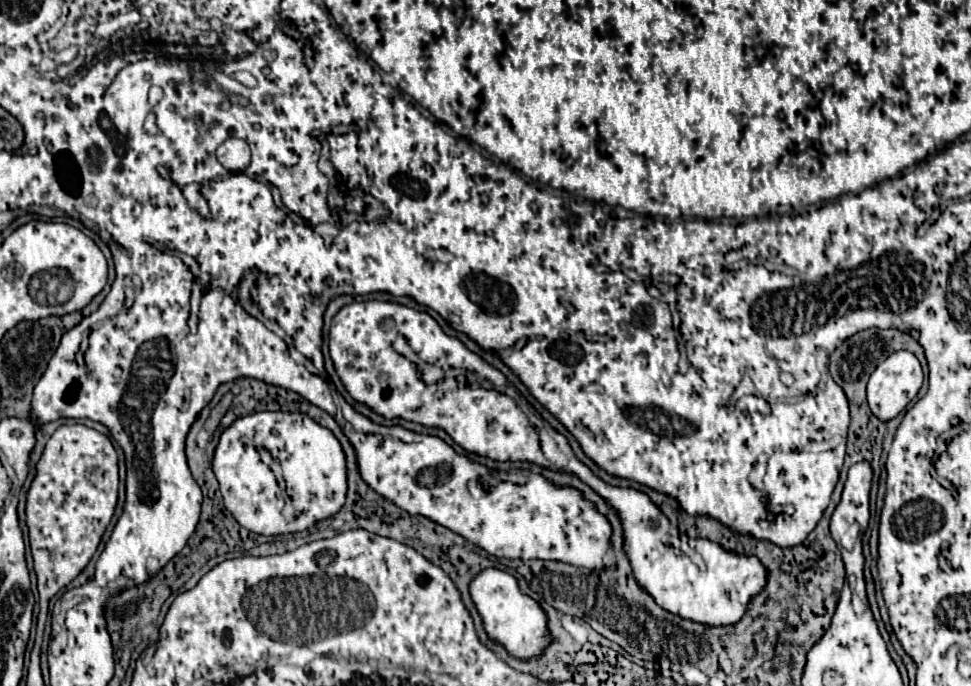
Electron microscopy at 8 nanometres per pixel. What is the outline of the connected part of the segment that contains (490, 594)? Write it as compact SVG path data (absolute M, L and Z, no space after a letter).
M496 567L482 569L470 581L470 597L482 617L482 625L488 637L494 639L496 643L504 645L512 657L516 657L520 661L528 661L530 657L538 657L538 653L542 653L542 649L546 649L546 645L550 645L552 637L550 637L550 629L548 629L546 611L540 607L540 603L536 599L532 599L520 591L518 579L514 575L510 575L508 571L502 571Z

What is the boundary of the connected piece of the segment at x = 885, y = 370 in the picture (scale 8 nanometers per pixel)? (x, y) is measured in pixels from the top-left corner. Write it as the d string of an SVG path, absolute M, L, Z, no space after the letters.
M898 351L892 353L882 365L876 367L876 371L870 375L868 381L868 405L870 411L884 423L888 423L890 419L894 419L902 411L904 411L918 391L922 387L924 374L920 361L914 357L914 353L910 351Z

